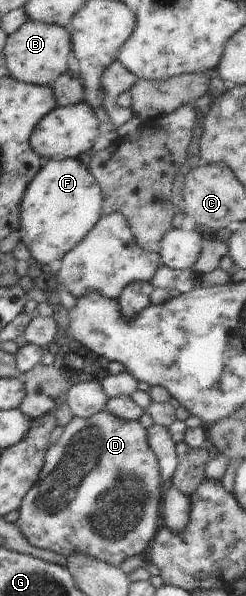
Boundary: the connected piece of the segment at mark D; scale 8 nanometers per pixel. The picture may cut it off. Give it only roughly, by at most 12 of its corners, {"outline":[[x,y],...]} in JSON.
{"outline":[[74,417],[16,525],[119,568],[161,526],[138,420]]}

